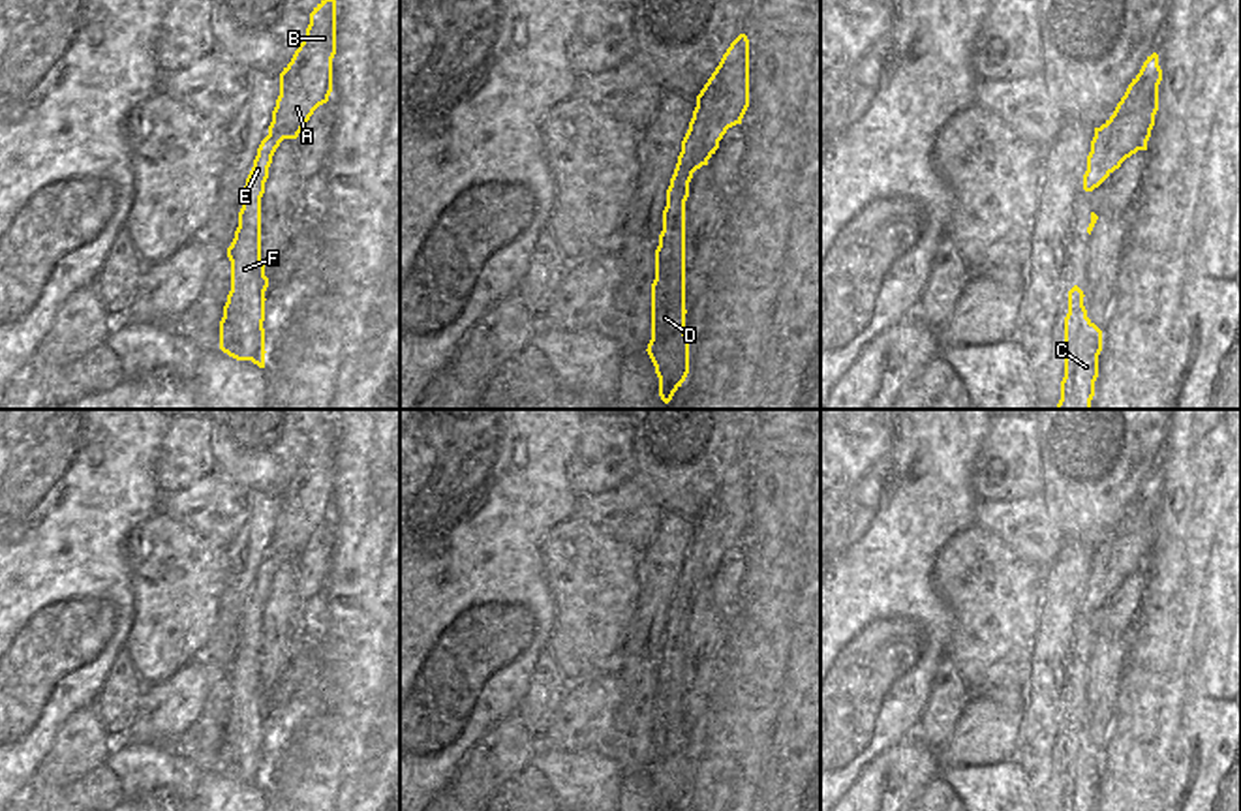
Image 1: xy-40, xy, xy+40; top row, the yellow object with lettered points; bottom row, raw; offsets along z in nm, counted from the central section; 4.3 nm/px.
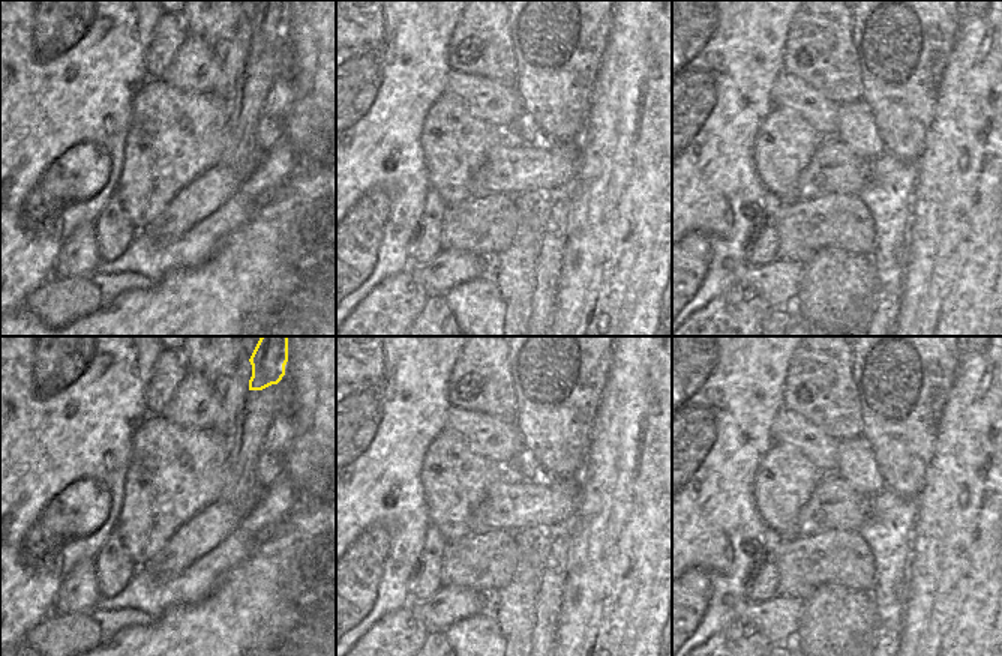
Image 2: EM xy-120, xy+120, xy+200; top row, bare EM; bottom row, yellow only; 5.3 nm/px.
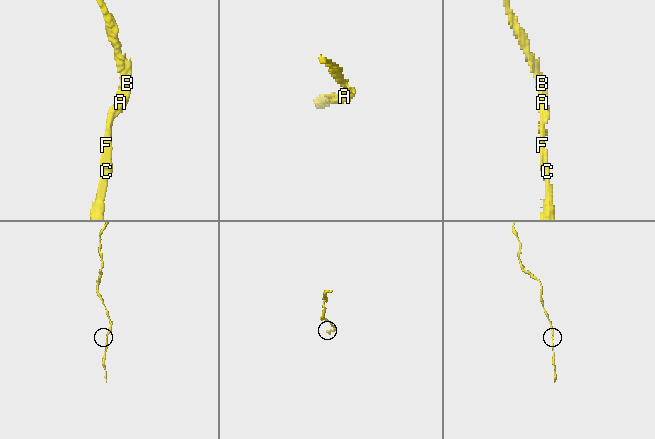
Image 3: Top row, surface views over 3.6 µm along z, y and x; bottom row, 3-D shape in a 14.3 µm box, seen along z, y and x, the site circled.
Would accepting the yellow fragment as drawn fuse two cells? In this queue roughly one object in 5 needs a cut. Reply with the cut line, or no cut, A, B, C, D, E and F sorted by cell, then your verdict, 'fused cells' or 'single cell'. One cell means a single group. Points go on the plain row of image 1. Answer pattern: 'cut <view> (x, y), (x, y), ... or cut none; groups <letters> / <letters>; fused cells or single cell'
cut none; groups A B C D E F; single cell

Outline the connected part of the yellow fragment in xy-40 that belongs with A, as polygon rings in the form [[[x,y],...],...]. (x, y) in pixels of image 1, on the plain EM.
[[[327,417],[310,434],[310,445],[291,482],[280,494],[280,516],[268,556],[261,561],[242,610],[238,648],[227,668],[231,712],[220,742],[220,770],[237,781],[265,788],[265,712],[268,698],[261,681],[261,618],[272,576],[283,559],[297,559],[314,531],[332,513],[336,475],[336,421]]]

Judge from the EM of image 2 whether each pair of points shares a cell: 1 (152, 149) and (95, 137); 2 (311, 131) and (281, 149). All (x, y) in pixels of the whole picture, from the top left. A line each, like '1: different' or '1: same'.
1: different
2: different

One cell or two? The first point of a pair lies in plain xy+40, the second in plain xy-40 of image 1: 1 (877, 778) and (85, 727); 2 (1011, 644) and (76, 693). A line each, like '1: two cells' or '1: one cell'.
1: one cell
2: two cells

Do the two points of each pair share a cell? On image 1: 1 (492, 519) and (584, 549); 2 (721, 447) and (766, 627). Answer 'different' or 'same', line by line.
1: different
2: different

